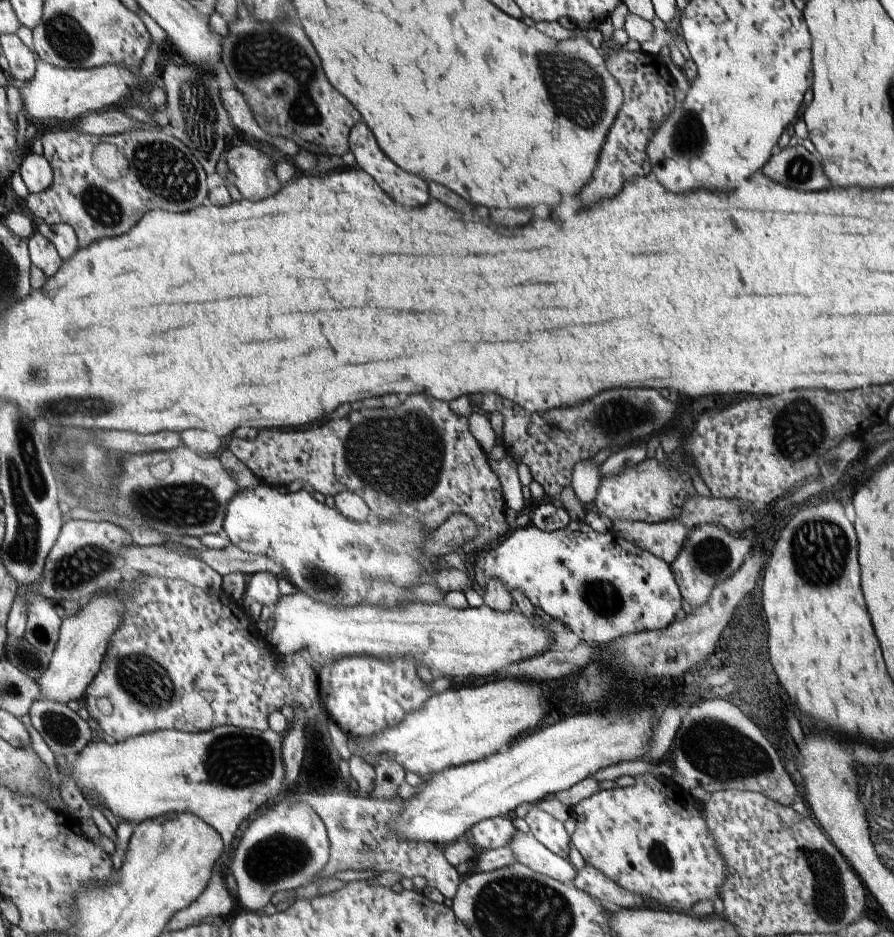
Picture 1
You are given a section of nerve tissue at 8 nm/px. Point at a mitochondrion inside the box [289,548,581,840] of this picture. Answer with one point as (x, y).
(319, 578)

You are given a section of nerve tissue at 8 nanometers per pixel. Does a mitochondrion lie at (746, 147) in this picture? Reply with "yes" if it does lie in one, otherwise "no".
no

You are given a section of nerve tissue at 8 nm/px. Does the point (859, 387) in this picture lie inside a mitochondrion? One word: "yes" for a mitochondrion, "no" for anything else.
no

